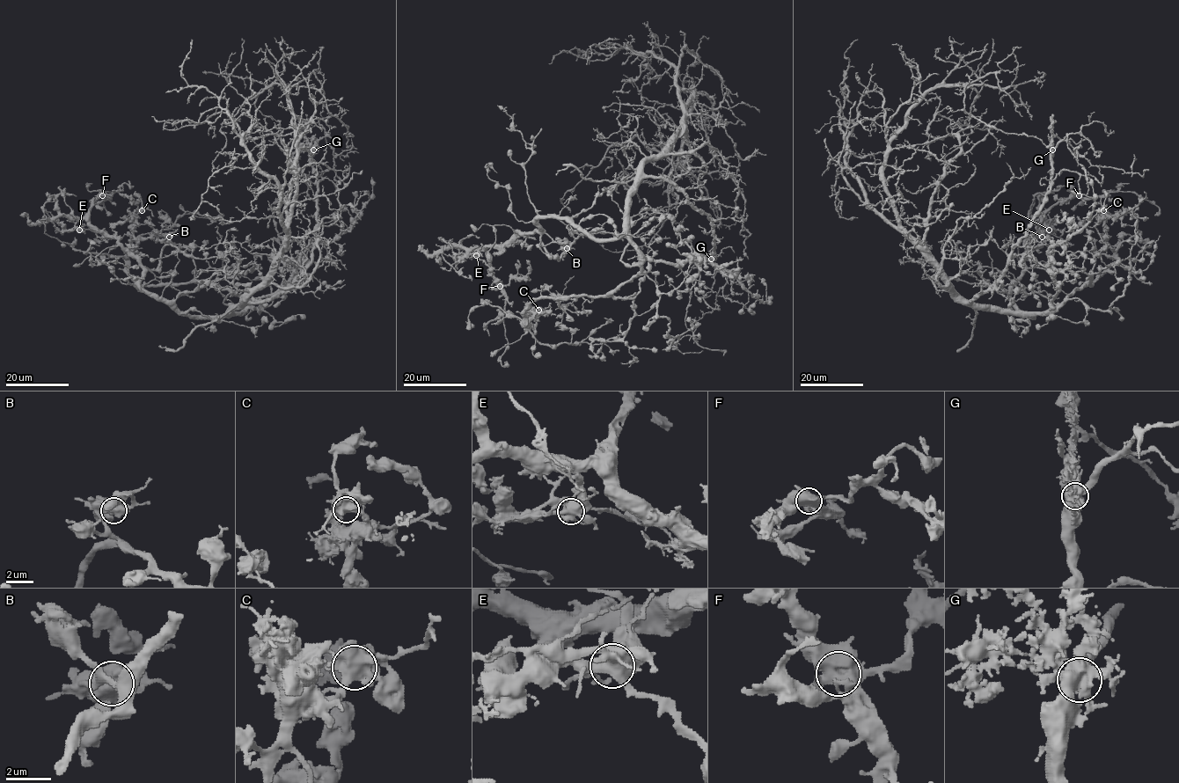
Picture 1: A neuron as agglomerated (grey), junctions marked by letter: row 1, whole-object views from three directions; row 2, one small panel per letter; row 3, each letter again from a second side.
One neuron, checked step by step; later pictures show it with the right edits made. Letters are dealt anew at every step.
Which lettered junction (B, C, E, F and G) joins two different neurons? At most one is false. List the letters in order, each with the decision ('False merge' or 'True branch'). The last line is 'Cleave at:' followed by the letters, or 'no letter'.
B: True branch
C: True branch
E: True branch
F: True branch
G: False merge
Cleave at: G

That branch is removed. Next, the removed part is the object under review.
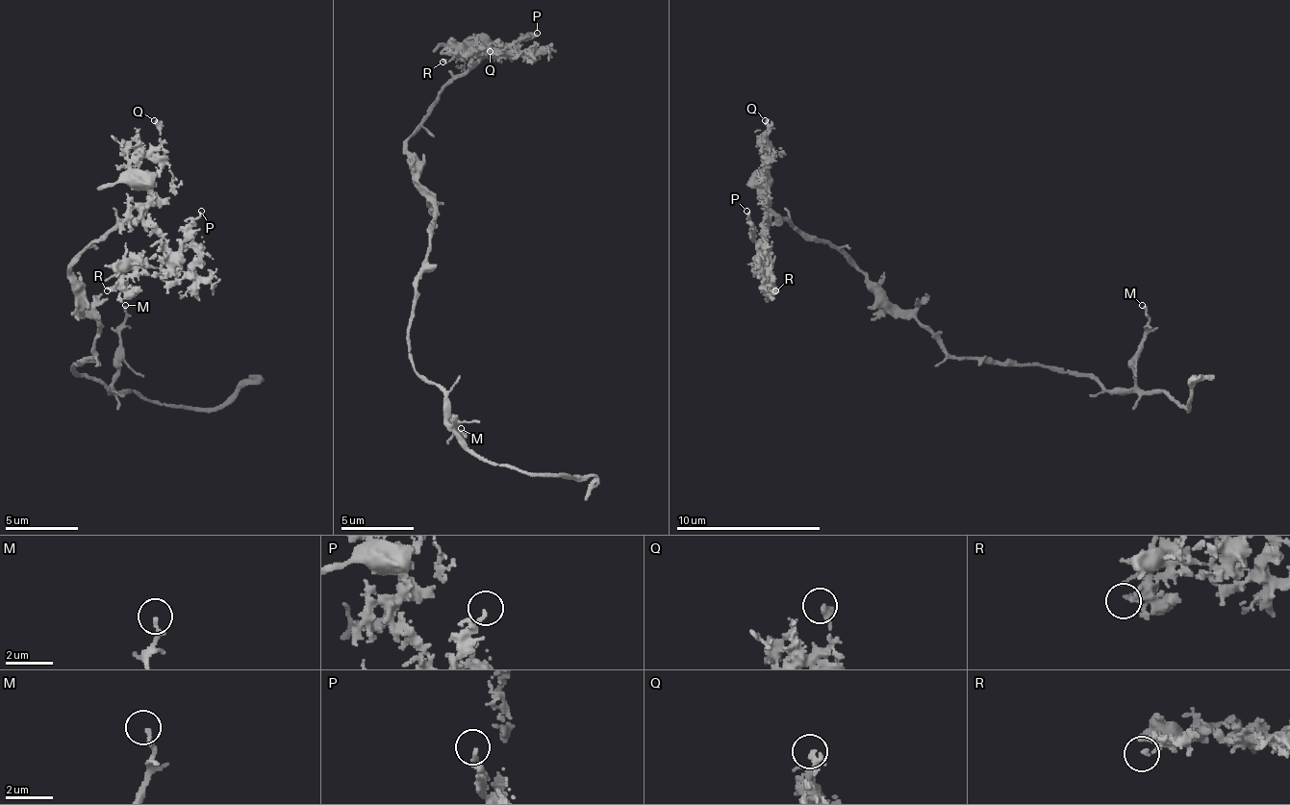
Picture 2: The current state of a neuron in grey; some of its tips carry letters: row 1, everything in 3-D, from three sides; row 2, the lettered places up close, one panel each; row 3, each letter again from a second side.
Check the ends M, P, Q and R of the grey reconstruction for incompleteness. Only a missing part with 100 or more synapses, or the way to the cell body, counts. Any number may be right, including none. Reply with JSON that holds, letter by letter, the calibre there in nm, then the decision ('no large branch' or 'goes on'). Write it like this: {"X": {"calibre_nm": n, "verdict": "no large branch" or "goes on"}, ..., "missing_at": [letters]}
{"M": {"calibre_nm": 170, "verdict": "no large branch"}, "P": {"calibre_nm": 180, "verdict": "no large branch"}, "Q": {"calibre_nm": 280, "verdict": "no large branch"}, "R": {"calibre_nm": 130, "verdict": "no large branch"}, "missing_at": []}

